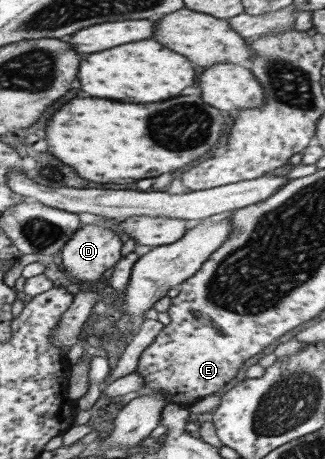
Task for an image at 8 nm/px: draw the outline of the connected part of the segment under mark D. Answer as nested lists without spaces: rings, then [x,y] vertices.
[[[83,224],[73,232],[73,235],[61,247],[60,269],[66,271],[68,277],[73,281],[81,283],[84,287],[91,286],[100,277],[105,269],[119,261],[123,237],[118,237],[113,230],[93,224]]]

